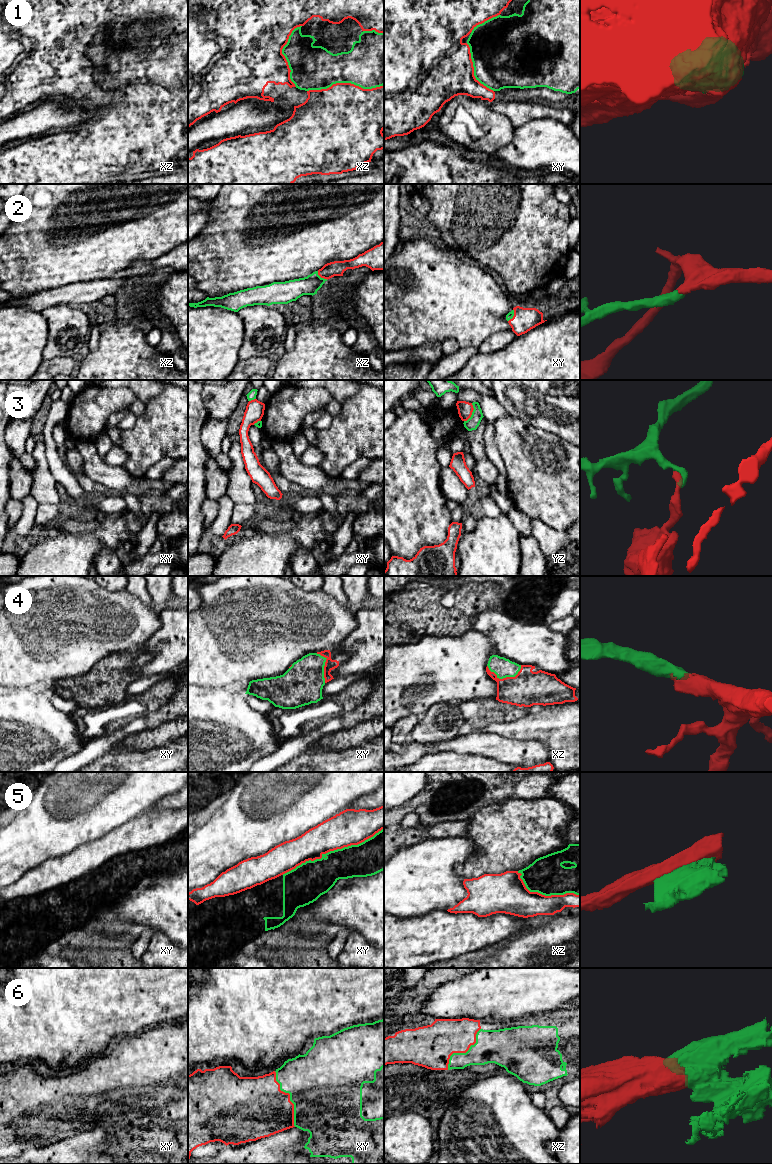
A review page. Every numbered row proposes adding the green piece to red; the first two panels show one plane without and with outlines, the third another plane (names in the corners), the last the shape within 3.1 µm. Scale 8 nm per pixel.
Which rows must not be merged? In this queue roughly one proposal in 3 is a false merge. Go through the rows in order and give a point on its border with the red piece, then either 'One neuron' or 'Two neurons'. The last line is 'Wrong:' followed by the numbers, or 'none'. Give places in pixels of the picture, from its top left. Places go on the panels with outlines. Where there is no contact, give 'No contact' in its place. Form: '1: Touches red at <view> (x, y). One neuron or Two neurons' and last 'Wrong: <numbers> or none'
1: Touches red at xz (344, 83). One neuron
2: Touches red at xz (321, 277). One neuron
3: Touches red at yz (471, 413). Two neurons
4: Touches red at xz (504, 678). One neuron
5: Touches red at xy (332, 850). Two neurons
6: Touches red at xy (289, 1097). One neuron
Wrong: 3, 5

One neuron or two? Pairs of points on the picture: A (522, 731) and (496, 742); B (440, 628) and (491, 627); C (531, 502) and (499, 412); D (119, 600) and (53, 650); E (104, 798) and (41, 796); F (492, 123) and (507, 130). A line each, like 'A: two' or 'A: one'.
A: two
B: two
C: two
D: one
E: one
F: one

